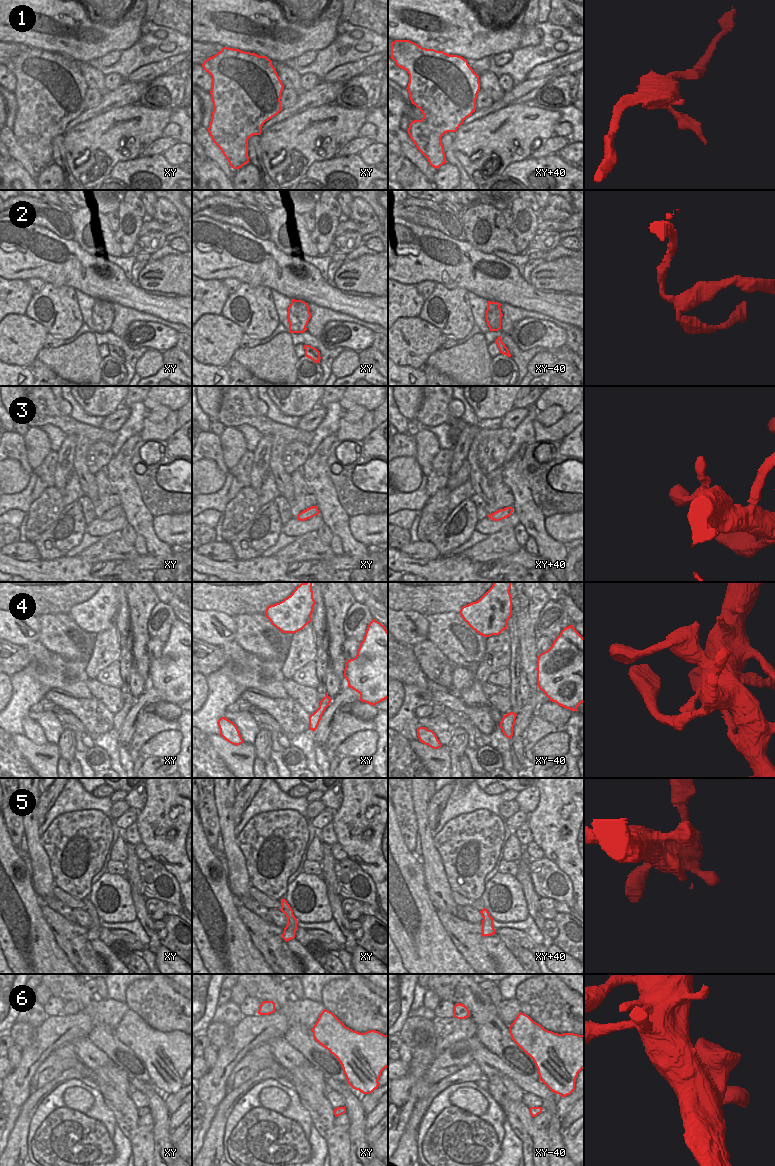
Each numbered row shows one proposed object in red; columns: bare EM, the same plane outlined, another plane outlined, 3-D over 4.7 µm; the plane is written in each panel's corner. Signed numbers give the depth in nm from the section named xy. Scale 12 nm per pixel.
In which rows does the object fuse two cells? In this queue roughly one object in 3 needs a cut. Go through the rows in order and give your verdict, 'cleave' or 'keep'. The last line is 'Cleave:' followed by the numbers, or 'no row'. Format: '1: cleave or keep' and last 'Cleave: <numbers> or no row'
1: keep
2: cleave
3: keep
4: keep
5: keep
6: keep
Cleave: 2

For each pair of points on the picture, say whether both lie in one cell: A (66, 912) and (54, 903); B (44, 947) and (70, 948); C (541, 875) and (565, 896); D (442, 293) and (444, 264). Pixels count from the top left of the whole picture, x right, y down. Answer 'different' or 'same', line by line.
A: same
B: different
C: same
D: different

